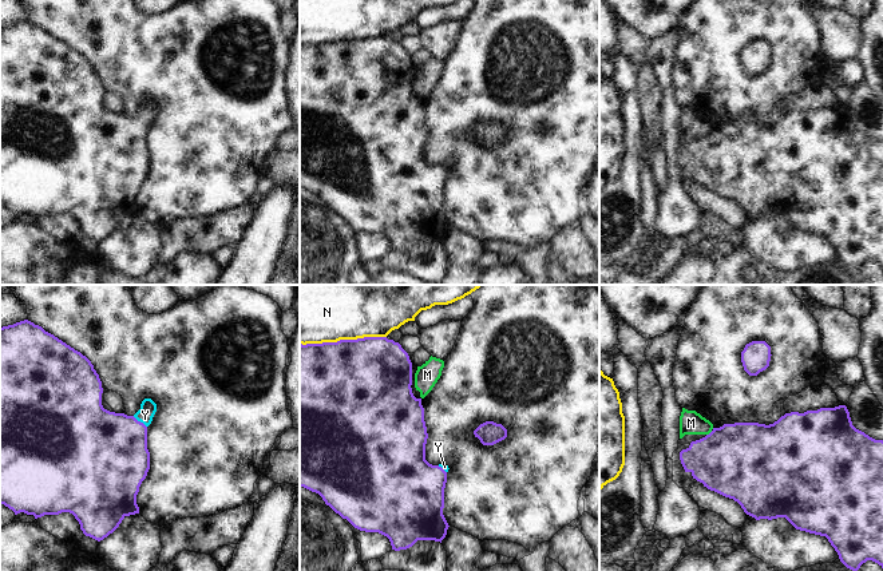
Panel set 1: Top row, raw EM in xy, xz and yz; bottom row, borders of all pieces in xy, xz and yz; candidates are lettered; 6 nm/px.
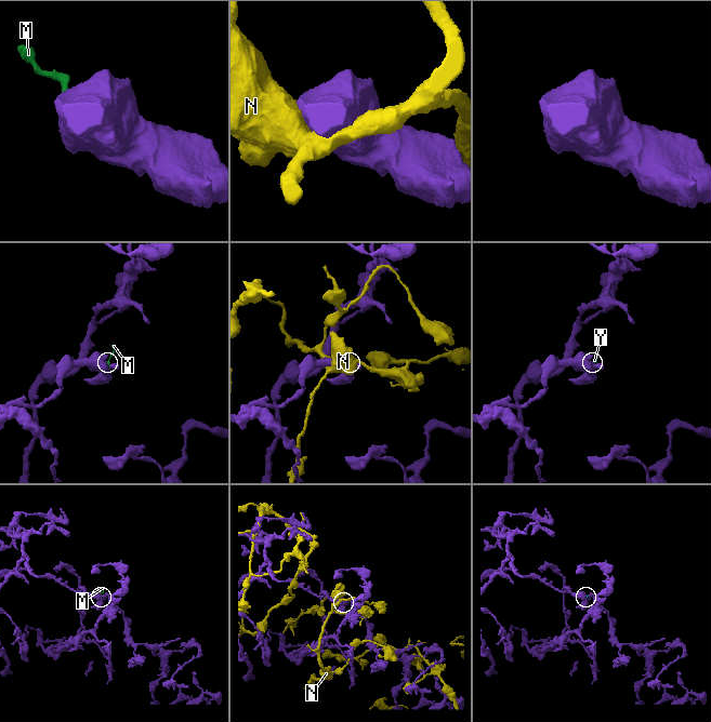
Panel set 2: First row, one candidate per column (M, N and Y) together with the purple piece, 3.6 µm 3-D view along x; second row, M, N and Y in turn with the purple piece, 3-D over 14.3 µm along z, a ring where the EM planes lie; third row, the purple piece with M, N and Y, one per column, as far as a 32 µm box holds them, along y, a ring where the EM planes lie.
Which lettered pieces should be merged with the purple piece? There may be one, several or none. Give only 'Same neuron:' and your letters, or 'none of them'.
Same neuron: Y

